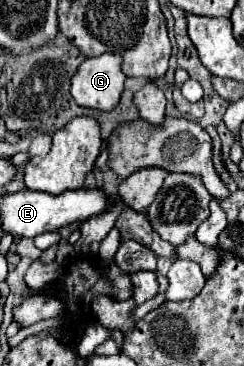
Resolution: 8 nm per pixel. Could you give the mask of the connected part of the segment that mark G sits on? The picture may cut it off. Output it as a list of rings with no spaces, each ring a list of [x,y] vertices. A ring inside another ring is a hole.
[[[103,53],[85,59],[71,79],[71,95],[77,105],[111,111],[123,93],[125,75],[121,71],[121,57]]]

